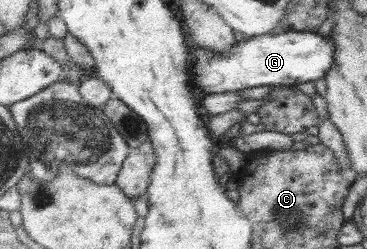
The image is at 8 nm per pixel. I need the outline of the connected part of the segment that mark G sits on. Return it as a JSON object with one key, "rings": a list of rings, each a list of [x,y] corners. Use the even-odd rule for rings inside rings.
{"rings":[[[288,31],[283,33],[270,33],[260,36],[246,37],[246,40],[238,43],[230,52],[217,53],[210,49],[197,46],[195,56],[197,63],[194,64],[195,86],[198,90],[206,94],[222,94],[223,92],[236,92],[254,88],[254,86],[296,86],[298,83],[308,82],[309,80],[318,80],[330,70],[334,43],[331,41],[331,35],[322,36],[317,31]]]}

